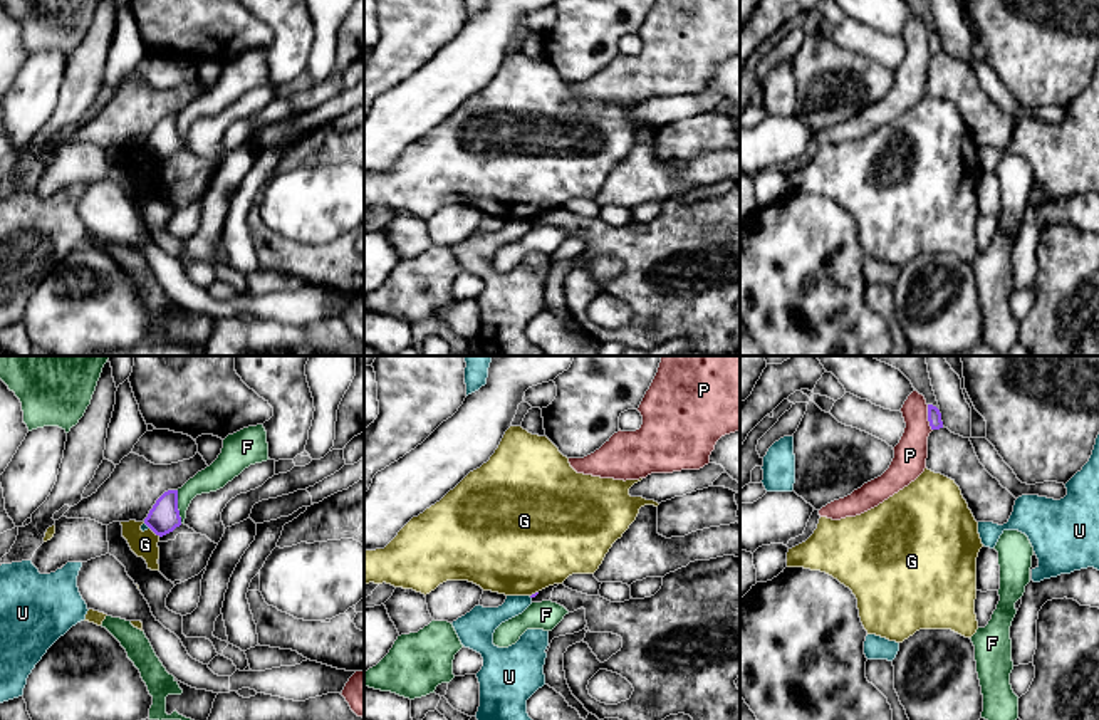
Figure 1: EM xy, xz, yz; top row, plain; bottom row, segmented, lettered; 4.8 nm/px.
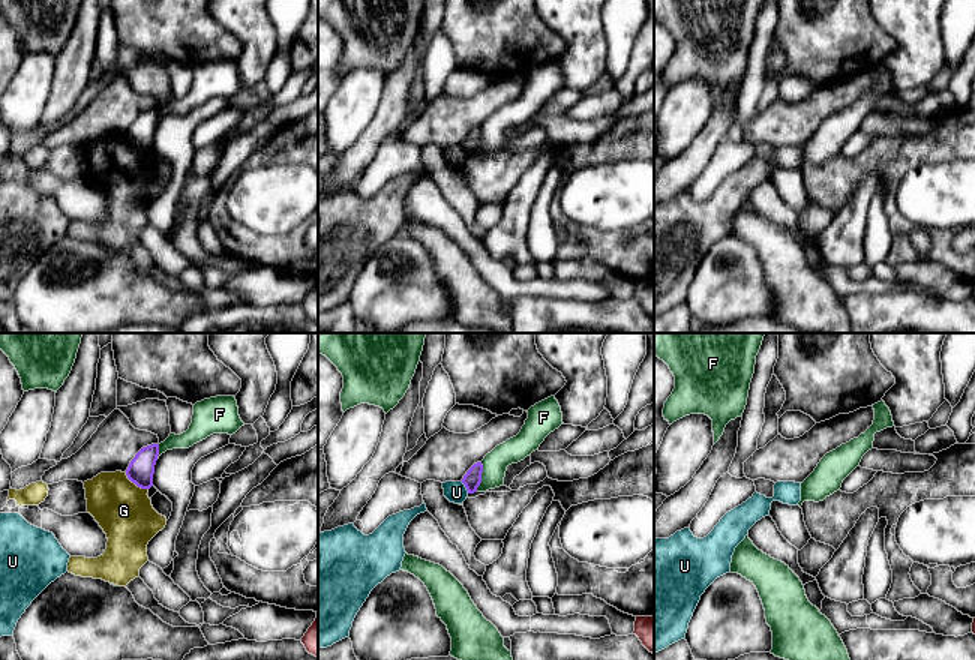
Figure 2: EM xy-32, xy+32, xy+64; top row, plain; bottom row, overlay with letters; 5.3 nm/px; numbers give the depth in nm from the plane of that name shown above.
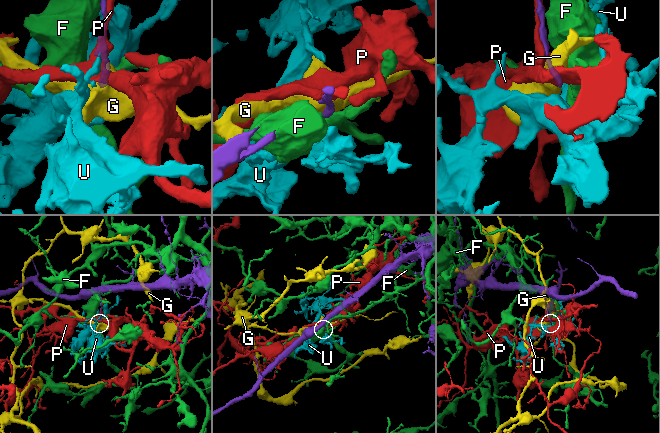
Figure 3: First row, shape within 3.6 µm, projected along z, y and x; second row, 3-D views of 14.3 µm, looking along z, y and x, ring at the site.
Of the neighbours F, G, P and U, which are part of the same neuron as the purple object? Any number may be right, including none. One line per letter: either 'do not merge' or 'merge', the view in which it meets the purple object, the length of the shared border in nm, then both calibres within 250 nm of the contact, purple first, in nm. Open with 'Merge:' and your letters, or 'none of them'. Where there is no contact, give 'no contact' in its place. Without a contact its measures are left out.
Merge: none of them
F: do not merge; contact in xy; length 160 nm; calibres 150 and 120 nm
G: do not merge; contact in xy; length 70 nm; calibres 150 and 130 nm
P: do not merge; contact in yz; length 130 nm; calibres 60 and 160 nm
U: do not merge; contact in xy; length 40 nm; calibres 150 and 30 nm

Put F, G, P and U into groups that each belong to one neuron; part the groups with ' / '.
F / G / P / U

